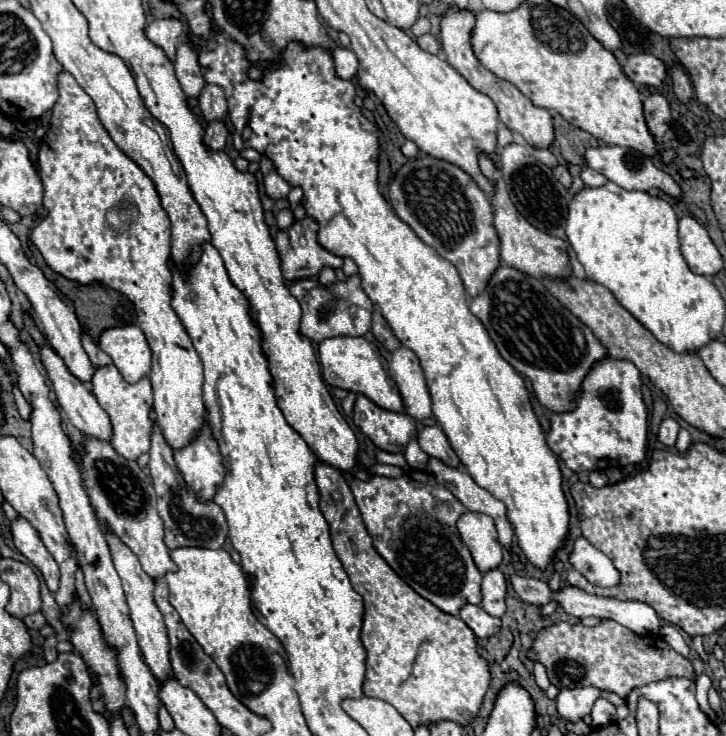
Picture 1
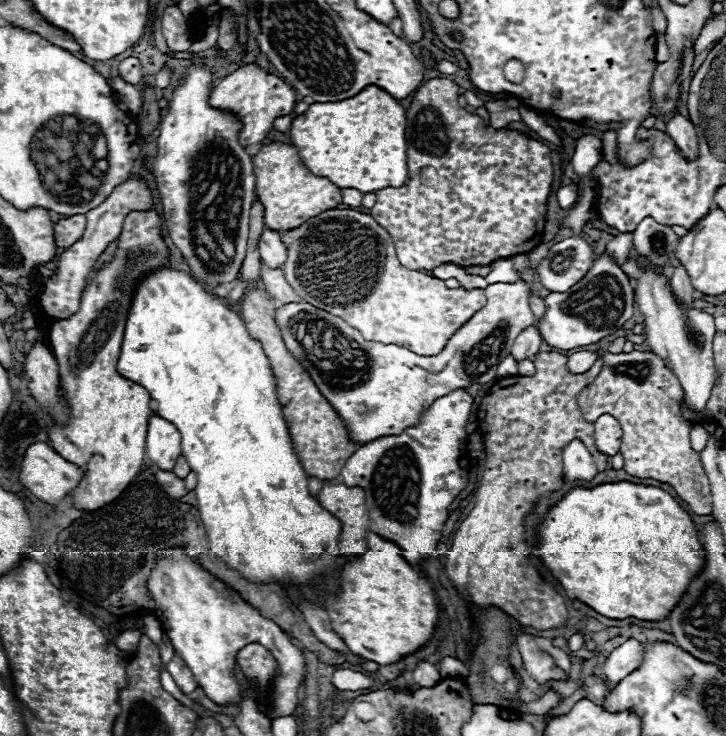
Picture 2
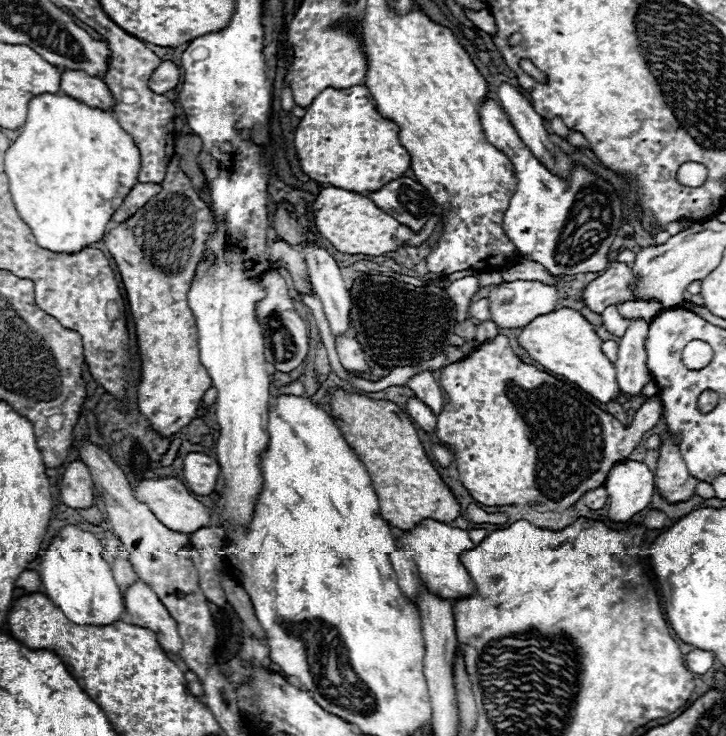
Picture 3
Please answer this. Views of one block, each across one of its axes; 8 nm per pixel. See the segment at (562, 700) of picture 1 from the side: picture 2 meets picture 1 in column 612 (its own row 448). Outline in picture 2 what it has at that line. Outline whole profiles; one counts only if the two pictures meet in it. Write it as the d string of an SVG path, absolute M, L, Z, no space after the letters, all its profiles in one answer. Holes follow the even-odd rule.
M693 424L690 431L690 440L692 440L692 448L696 452L701 452L706 446L709 439L707 431L698 424Z

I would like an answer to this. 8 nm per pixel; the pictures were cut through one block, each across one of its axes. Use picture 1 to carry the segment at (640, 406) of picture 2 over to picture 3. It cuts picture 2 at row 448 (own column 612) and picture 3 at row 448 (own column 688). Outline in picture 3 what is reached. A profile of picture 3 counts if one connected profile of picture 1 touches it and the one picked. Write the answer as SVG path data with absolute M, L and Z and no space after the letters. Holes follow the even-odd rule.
M662 436L660 458L654 470L654 482L658 492L668 502L682 502L696 494L694 486L698 480L688 472L680 450L672 444L670 436Z

